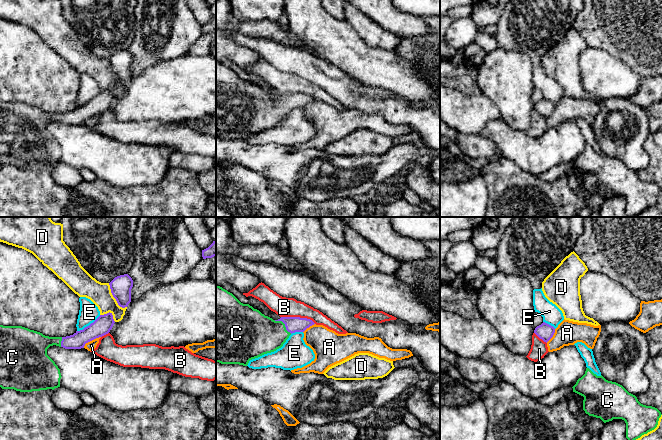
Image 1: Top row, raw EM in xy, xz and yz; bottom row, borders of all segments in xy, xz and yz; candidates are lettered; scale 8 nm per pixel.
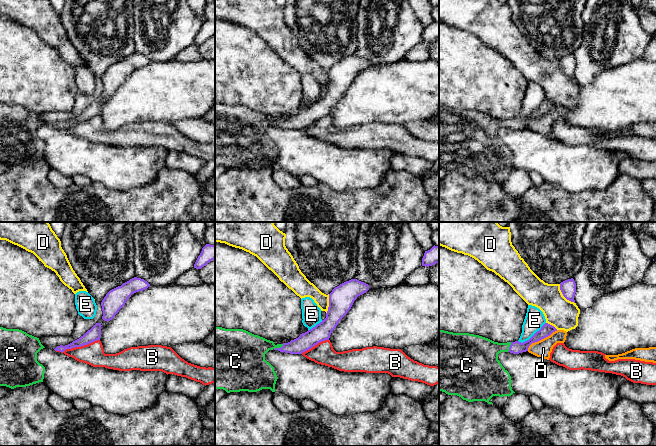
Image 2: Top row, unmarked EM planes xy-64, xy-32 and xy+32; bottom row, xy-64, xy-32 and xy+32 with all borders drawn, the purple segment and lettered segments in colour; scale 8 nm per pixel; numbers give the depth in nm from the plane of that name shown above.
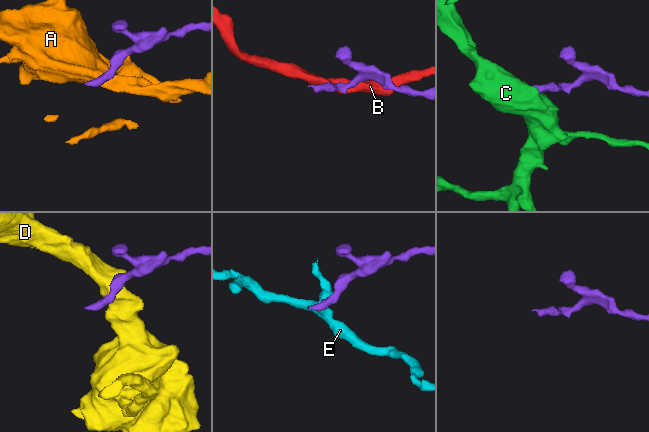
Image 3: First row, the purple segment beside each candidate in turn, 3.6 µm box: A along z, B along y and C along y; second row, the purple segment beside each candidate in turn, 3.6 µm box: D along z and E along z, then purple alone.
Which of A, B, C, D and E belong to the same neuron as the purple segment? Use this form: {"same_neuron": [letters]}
{"same_neuron": ["C"]}

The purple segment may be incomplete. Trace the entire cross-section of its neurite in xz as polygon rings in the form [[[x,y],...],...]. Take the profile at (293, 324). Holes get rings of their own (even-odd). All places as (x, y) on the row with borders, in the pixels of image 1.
[[[216,285],[216,362],[247,366],[249,361],[281,348],[292,333],[304,332],[315,323],[307,318],[281,317],[278,320],[265,316],[249,304],[241,303],[232,293]]]

